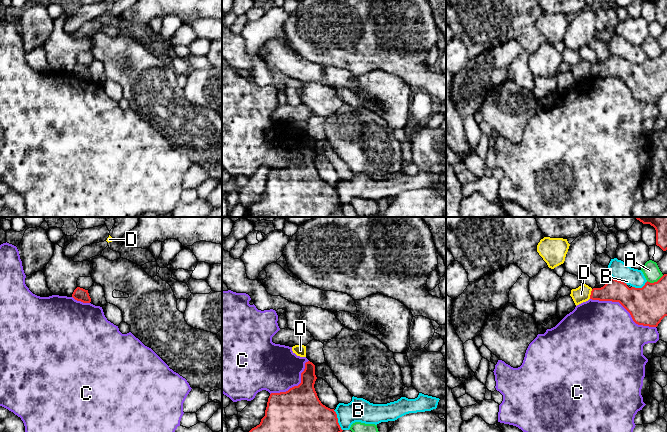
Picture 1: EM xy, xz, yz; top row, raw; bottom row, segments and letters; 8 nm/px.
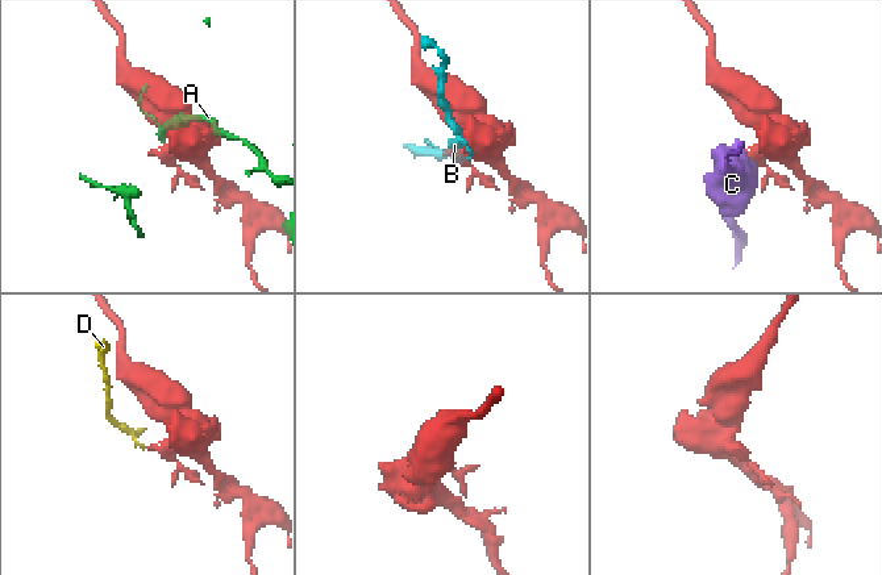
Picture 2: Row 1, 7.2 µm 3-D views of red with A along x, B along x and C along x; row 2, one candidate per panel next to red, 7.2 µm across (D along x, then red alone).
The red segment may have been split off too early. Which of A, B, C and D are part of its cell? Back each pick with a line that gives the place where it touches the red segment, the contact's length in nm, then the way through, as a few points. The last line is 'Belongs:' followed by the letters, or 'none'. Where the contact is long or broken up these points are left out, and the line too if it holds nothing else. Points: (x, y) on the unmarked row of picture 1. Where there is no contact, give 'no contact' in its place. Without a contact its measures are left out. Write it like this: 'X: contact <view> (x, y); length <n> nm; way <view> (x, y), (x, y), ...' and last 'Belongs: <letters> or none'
Belongs: none

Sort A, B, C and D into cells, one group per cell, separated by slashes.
A / B / C / D

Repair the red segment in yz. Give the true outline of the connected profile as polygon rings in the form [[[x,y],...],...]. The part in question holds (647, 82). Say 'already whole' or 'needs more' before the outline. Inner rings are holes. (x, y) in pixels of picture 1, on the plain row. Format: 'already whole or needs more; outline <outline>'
already whole; outline [[[667,50],[657,58],[646,58],[642,64],[629,64],[611,54],[603,63],[593,64],[590,75],[619,78],[638,101],[657,103],[667,92]]]

